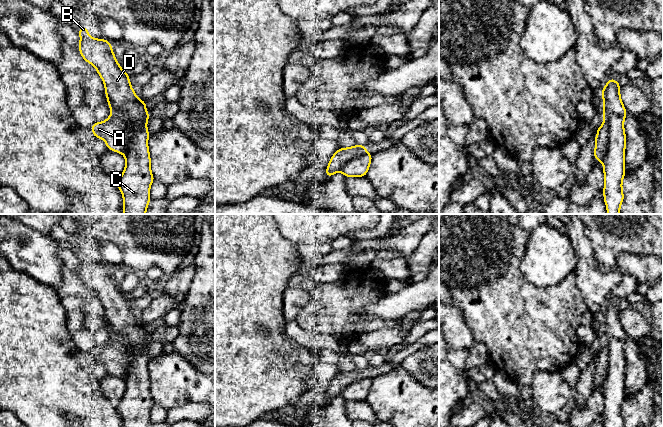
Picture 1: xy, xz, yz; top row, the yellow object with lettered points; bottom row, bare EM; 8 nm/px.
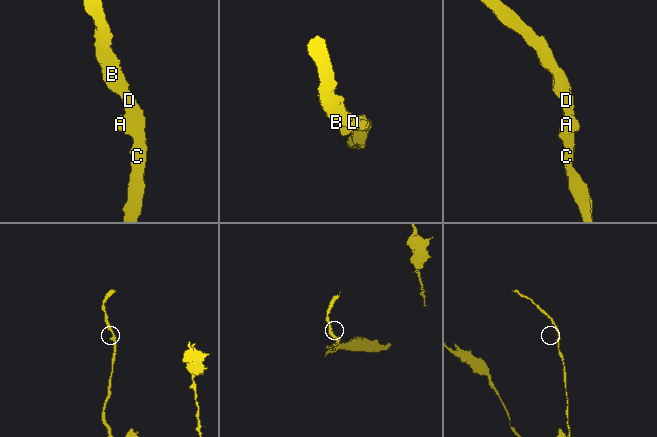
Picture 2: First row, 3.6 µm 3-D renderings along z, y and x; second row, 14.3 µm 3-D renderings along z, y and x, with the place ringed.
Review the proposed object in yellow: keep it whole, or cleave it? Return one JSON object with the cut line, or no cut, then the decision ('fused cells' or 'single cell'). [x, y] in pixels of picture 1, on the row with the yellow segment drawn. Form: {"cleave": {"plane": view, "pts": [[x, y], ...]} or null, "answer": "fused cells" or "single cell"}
{"cleave": {"plane": "xy", "pts": [[112, 111], [115, 111], [131, 128], [130, 142], [125, 154]]}, "answer": "fused cells"}

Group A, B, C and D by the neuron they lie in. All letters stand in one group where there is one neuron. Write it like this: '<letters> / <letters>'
A / B C D

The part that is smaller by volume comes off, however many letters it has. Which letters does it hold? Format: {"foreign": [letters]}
{"foreign": ["A"]}

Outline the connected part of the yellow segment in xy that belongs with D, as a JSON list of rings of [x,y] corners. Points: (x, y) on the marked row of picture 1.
[[[86,26],[79,27],[79,52],[92,64],[105,85],[112,112],[117,112],[132,128],[125,154],[126,166],[116,183],[123,195],[123,214],[146,214],[151,200],[150,186],[155,180],[150,167],[146,102],[139,99],[127,74],[119,65],[111,43],[89,36]]]

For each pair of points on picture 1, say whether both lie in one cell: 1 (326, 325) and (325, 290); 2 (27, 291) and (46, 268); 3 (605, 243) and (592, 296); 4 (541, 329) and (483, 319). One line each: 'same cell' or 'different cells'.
1: same cell
2: different cells
3: different cells
4: same cell

